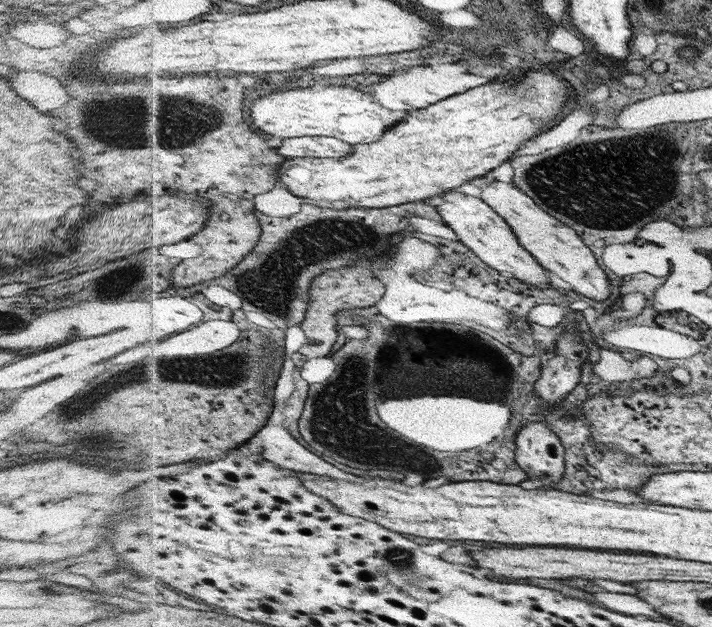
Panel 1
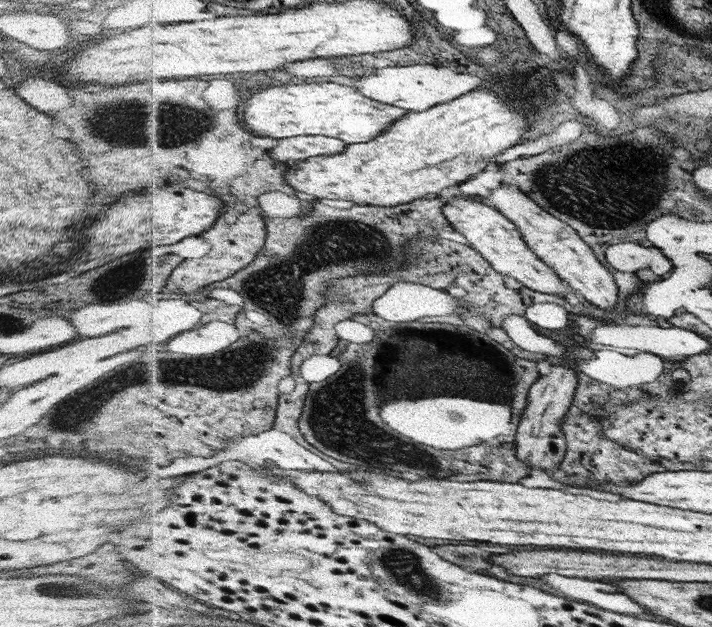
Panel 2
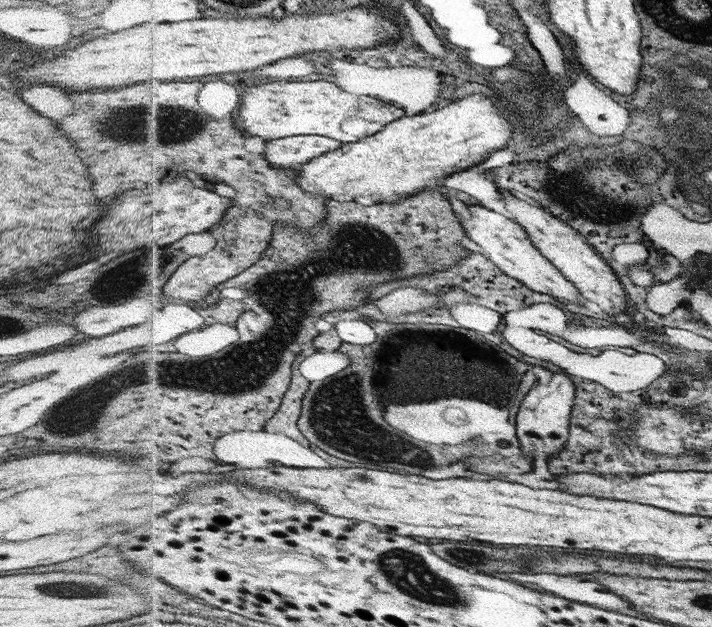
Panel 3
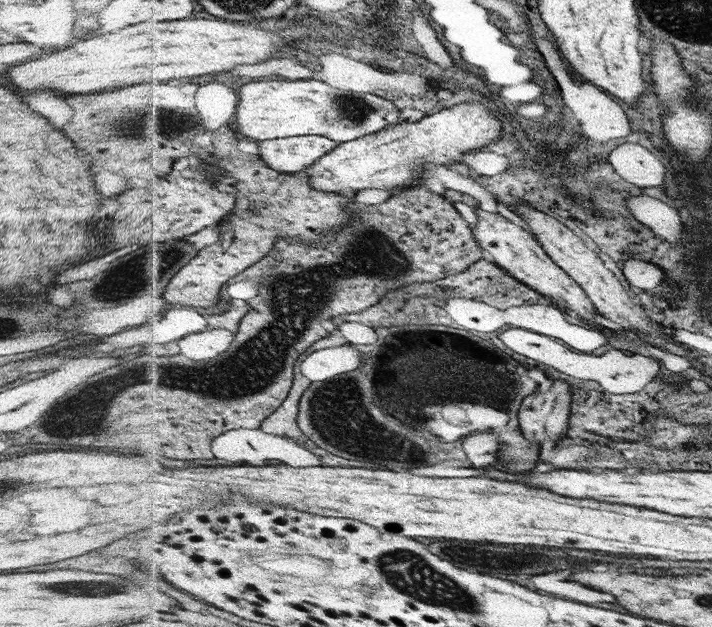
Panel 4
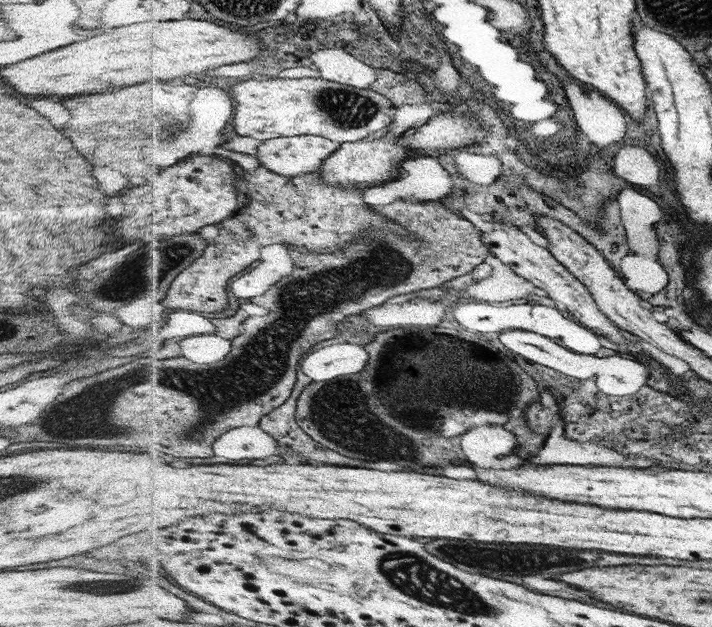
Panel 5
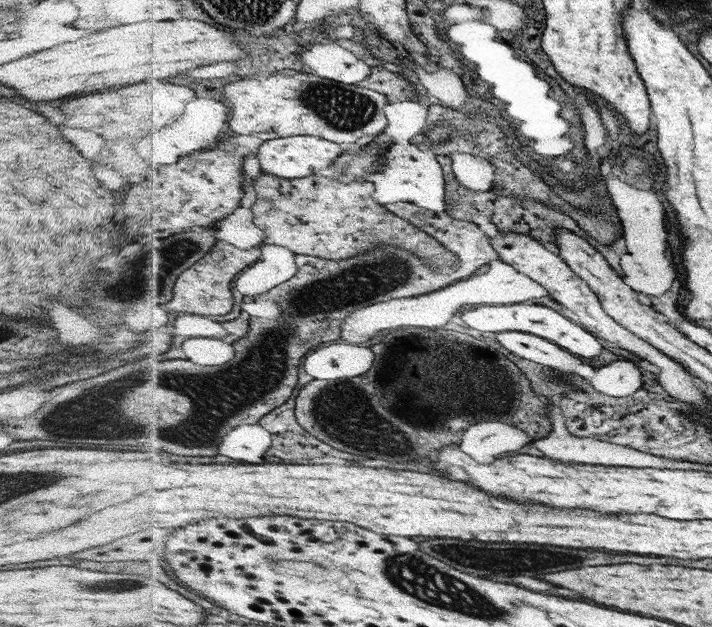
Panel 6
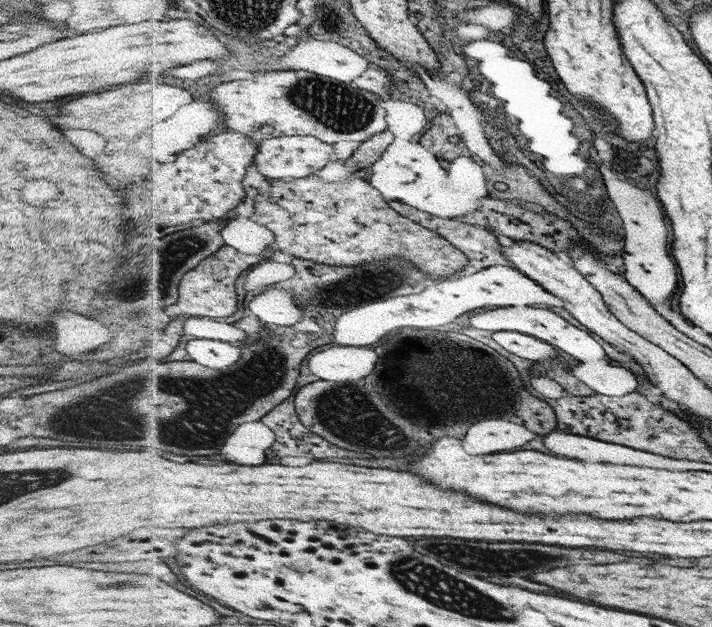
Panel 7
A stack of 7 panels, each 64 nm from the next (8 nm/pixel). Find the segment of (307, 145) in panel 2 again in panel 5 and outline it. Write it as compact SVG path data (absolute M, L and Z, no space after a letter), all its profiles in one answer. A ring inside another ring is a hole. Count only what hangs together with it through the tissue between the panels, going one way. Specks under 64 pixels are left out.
M302 135L294 137L280 137L263 141L258 148L258 157L266 168L286 176L300 176L318 173L321 166L332 153L335 153L343 144L329 138L316 135Z

